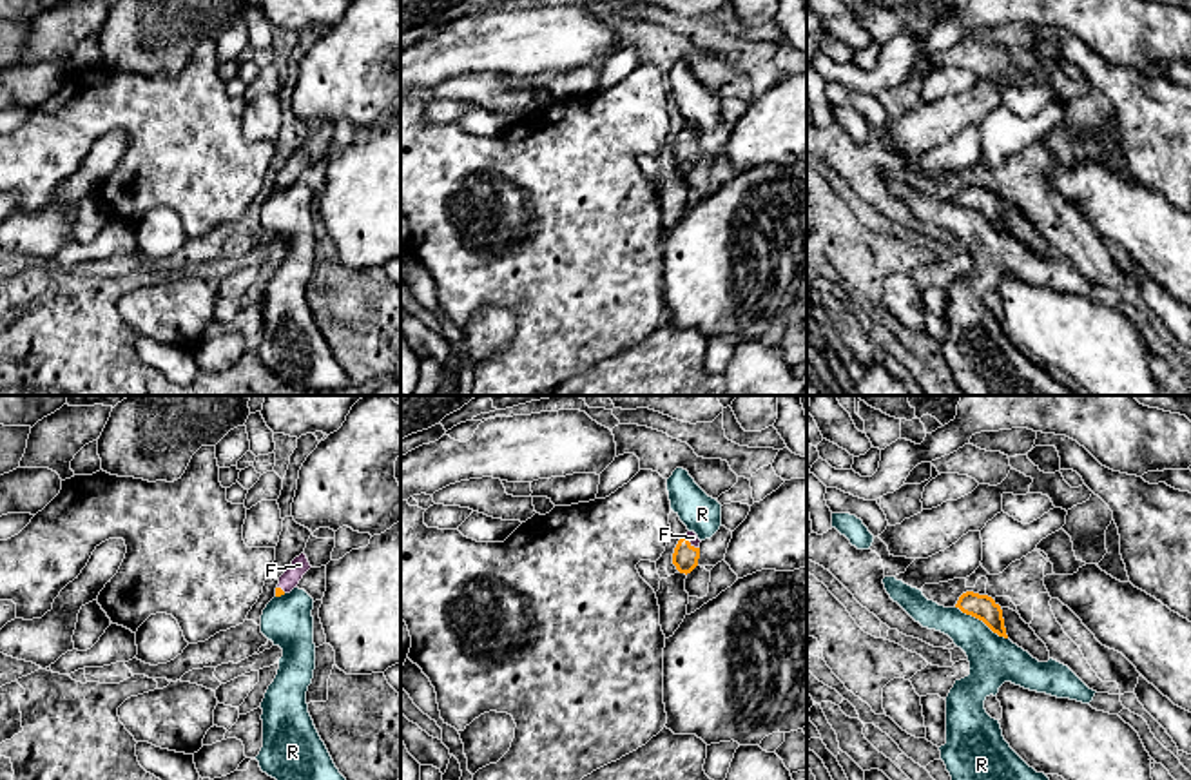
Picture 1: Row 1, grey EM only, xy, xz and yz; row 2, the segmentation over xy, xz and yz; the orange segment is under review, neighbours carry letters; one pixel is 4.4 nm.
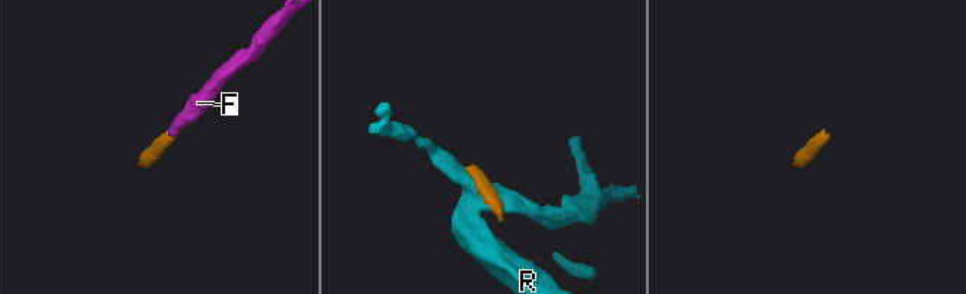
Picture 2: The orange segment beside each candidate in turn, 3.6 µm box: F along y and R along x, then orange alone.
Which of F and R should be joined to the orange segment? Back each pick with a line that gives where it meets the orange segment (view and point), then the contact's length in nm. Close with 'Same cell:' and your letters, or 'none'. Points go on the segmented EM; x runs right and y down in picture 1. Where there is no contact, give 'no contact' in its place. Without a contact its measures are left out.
F: xz (689, 543) | 90 nm
Same cell: F

